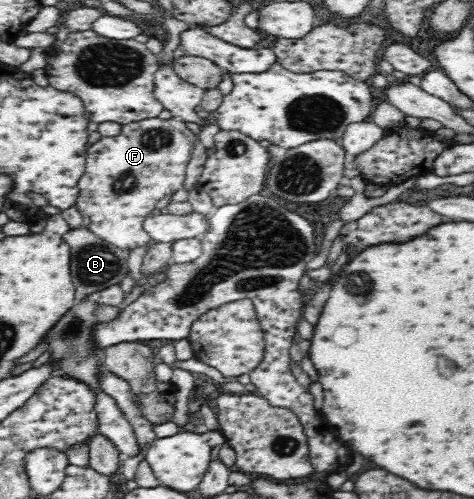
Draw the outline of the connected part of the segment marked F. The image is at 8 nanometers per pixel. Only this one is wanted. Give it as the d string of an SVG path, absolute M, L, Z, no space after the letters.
M175 117L131 122L122 126L118 136L101 138L88 148L86 169L78 182L80 192L75 207L82 216L81 226L123 250L133 250L147 244L152 238L143 229L143 222L155 210L159 200L183 189L185 168L192 158L197 140L198 136L187 128L186 122Z

